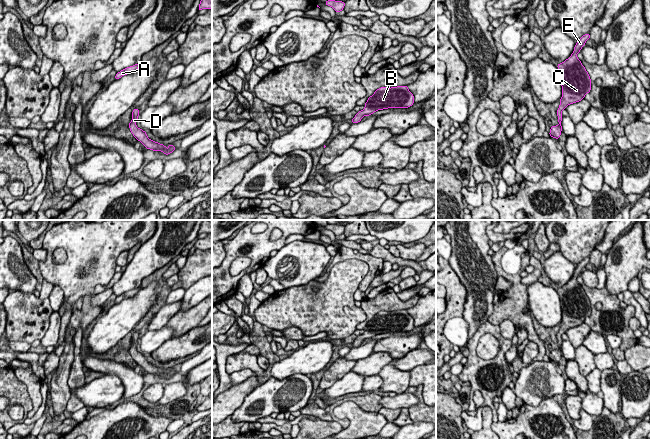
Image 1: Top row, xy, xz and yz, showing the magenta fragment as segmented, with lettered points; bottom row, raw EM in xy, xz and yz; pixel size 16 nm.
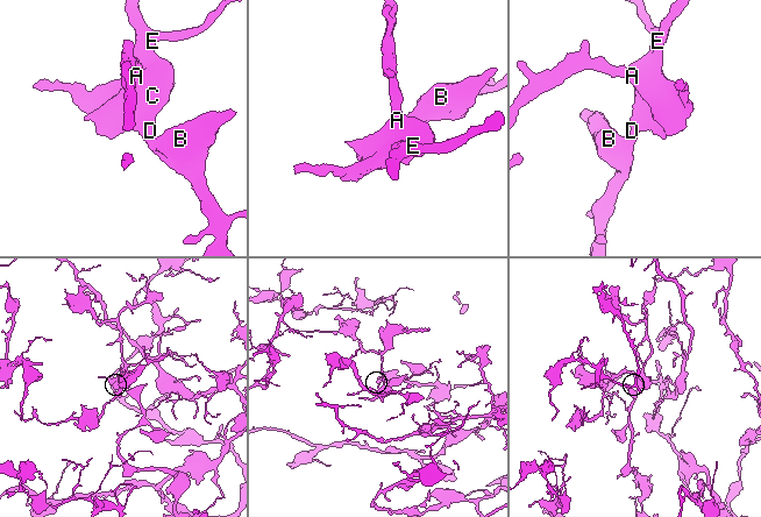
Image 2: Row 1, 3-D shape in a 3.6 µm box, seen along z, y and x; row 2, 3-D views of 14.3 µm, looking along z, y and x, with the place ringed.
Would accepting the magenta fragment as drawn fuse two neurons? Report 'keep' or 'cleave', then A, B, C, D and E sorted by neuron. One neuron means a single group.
keep; groups A B C D E

